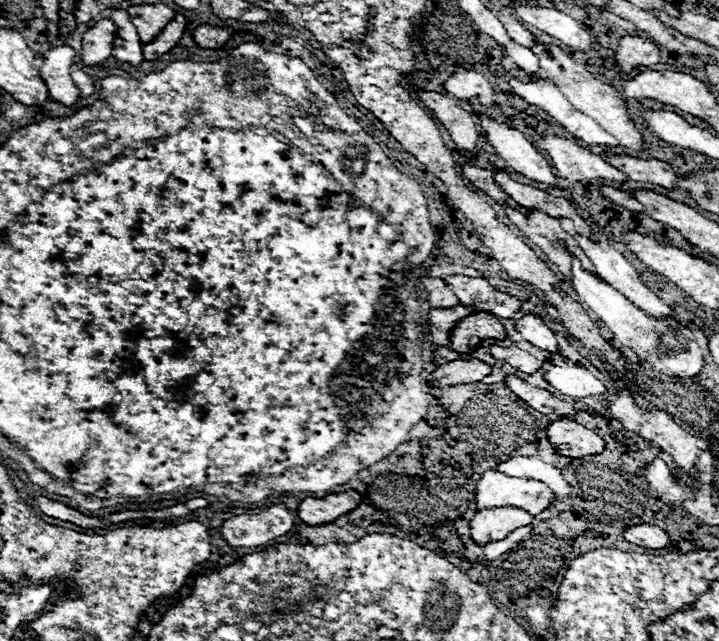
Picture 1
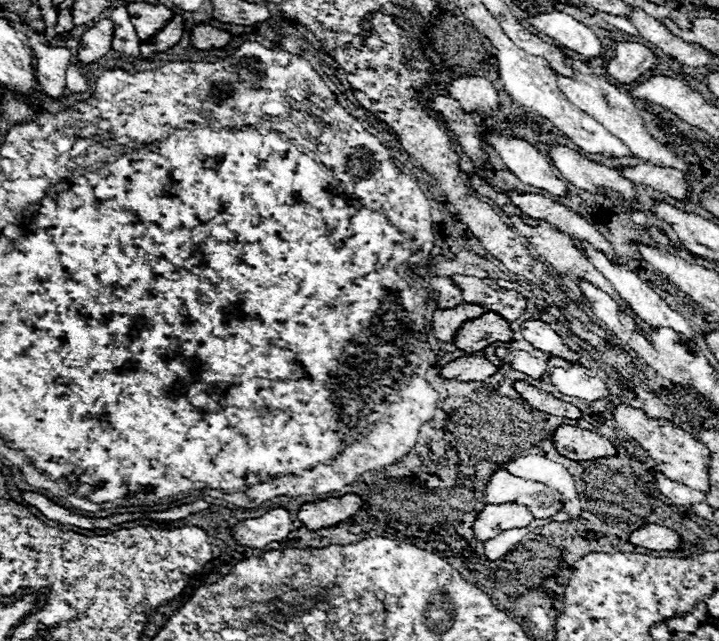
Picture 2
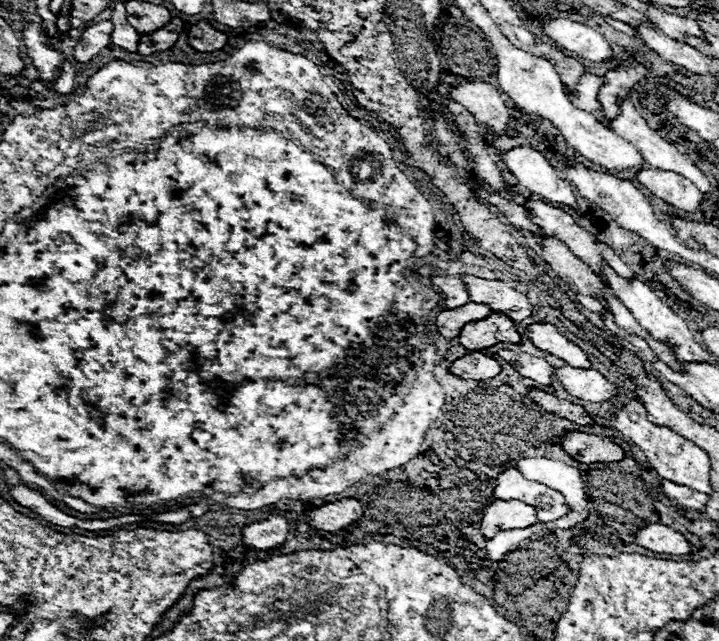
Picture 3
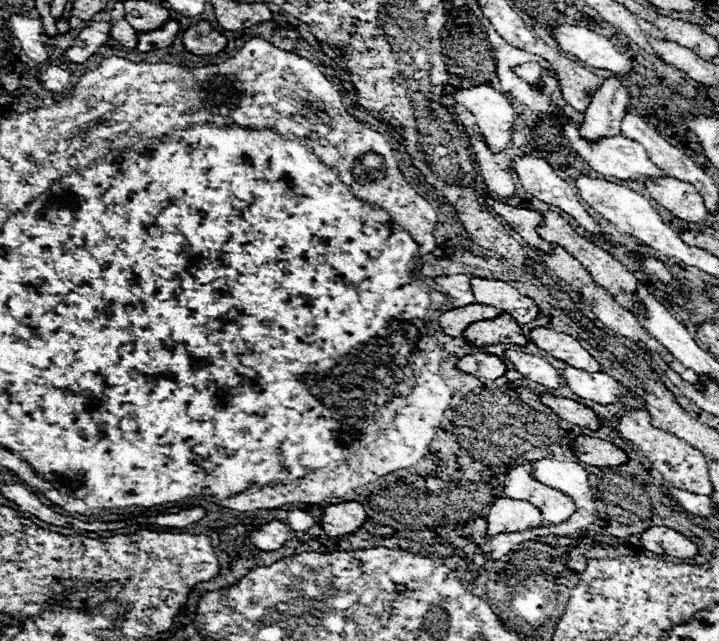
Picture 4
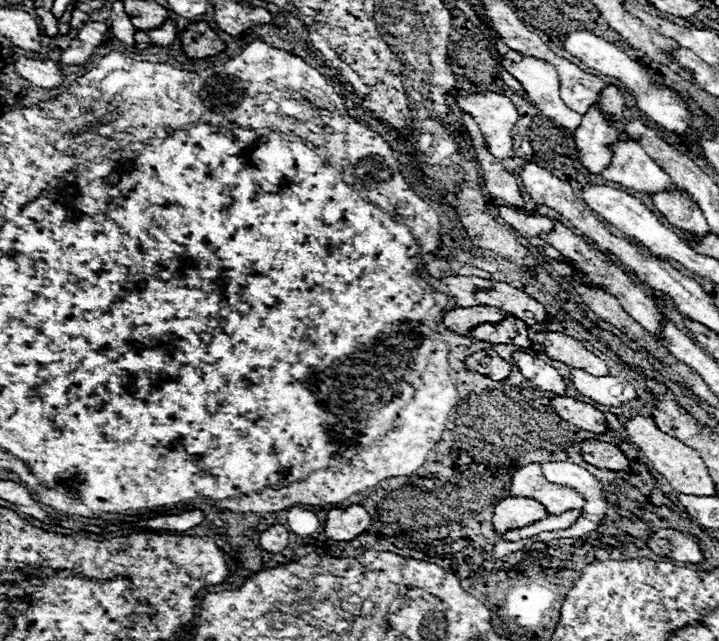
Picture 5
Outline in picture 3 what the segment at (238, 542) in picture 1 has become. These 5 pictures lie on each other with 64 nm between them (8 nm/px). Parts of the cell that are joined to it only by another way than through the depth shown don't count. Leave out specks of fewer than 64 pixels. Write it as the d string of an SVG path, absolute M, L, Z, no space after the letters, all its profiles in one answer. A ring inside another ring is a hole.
M270 514L262 522L252 522L242 528L242 540L258 550L268 550L286 540L290 522L284 514Z

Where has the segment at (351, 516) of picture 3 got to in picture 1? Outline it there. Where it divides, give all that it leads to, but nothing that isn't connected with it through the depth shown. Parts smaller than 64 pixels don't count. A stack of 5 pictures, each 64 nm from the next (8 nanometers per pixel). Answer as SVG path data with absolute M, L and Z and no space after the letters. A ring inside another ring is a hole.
M356 490L328 494L324 498L306 498L298 508L298 516L310 526L326 524L338 518L340 514L354 510L360 502L362 502L362 496Z

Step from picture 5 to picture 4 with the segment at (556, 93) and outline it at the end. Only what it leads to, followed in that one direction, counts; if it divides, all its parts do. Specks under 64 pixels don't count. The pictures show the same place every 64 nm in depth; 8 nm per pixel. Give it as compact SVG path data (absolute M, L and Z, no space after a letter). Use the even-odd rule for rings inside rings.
M528 62L528 64L520 66L520 68L516 68L516 74L524 76L528 82L536 82L536 78L540 76L540 72L542 72L542 68L536 62Z

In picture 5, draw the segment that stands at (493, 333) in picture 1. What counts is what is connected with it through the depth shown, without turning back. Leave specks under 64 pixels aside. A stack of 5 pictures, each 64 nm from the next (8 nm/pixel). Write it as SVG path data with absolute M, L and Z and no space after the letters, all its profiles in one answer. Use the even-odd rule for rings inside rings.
M506 316L496 324L478 324L468 332L468 336L490 344L516 344L522 348L528 348L532 344L528 340L526 324L522 320L516 320L514 316Z

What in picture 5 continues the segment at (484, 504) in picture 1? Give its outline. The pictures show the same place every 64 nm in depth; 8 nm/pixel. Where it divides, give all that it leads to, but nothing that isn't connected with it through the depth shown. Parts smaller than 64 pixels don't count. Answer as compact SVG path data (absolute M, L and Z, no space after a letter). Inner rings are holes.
M538 462L526 464L512 474L510 496L528 496L532 500L538 500L546 512L554 516L560 516L568 510L578 510L584 504L584 498L574 490L550 484L542 476Z

